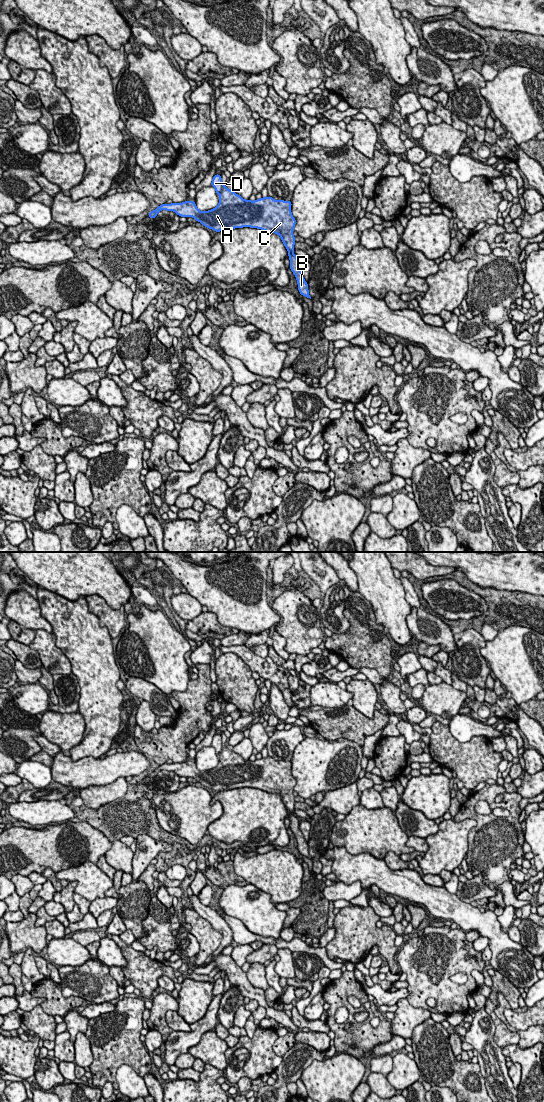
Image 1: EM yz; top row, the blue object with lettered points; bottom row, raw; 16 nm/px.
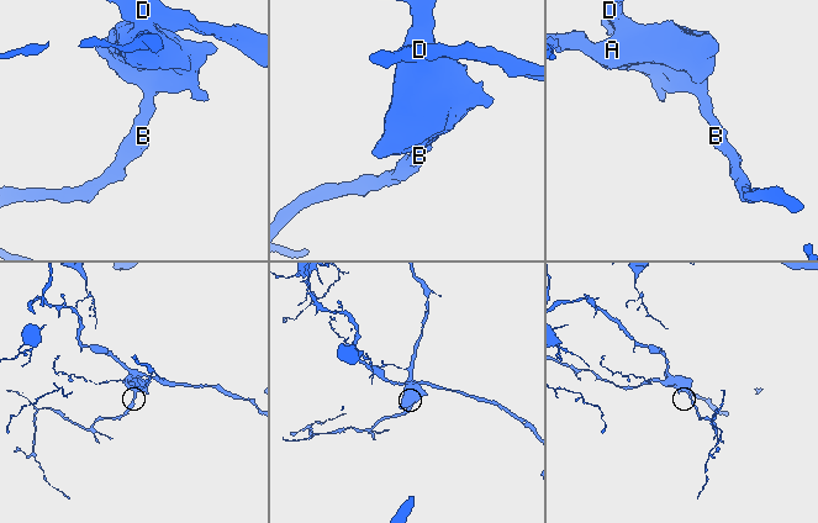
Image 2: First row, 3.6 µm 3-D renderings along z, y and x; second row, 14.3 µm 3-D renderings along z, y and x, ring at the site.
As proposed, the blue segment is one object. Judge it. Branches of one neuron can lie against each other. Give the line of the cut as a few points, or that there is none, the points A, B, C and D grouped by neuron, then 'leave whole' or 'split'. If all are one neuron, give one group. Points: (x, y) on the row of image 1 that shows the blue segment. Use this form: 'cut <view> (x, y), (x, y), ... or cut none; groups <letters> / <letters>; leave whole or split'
cut yz (223, 185), (219, 193); groups A B C / D; split

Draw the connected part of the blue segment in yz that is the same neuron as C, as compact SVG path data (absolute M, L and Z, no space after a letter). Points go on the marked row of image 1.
M223 185L218 205L208 211L199 211L195 201L182 203L164 203L149 212L154 219L162 211L173 211L180 217L192 217L205 227L220 232L235 228L257 228L268 233L278 234L286 247L290 259L290 269L296 277L298 291L310 298L308 282L299 269L299 260L294 254L295 236L293 235L296 219L292 216L291 201L275 200L271 196L251 201L244 200L233 190Z

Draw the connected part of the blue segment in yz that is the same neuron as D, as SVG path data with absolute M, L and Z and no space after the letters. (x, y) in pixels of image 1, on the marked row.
M215 174L213 176L211 186L215 188L215 191L216 191L217 195L219 195L222 192L223 183L222 183L221 175Z

